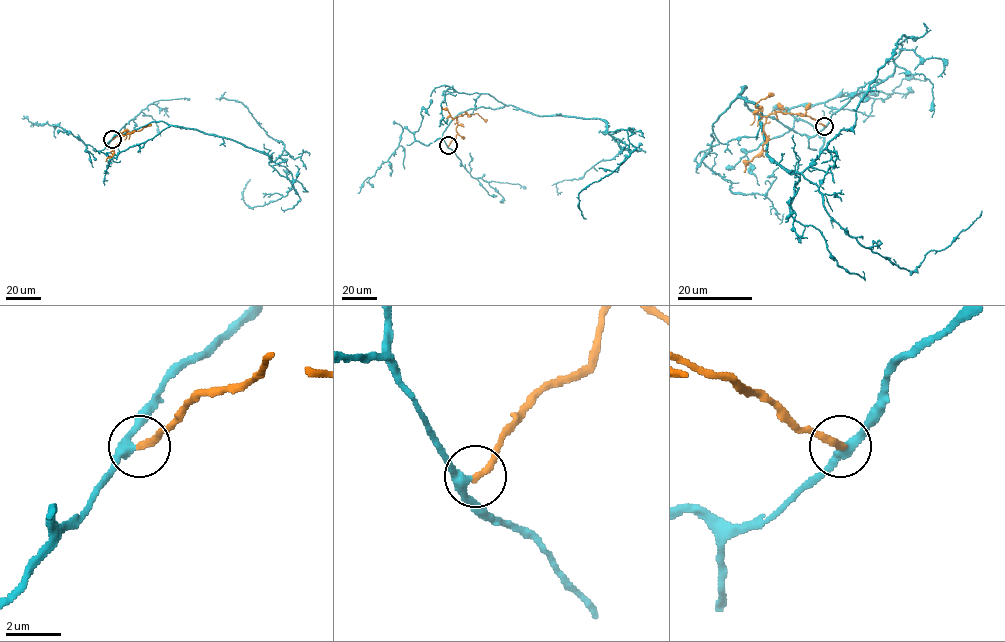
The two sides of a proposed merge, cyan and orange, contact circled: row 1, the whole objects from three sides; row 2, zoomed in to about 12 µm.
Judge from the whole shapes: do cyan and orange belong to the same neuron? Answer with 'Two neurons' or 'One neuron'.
One neuron

